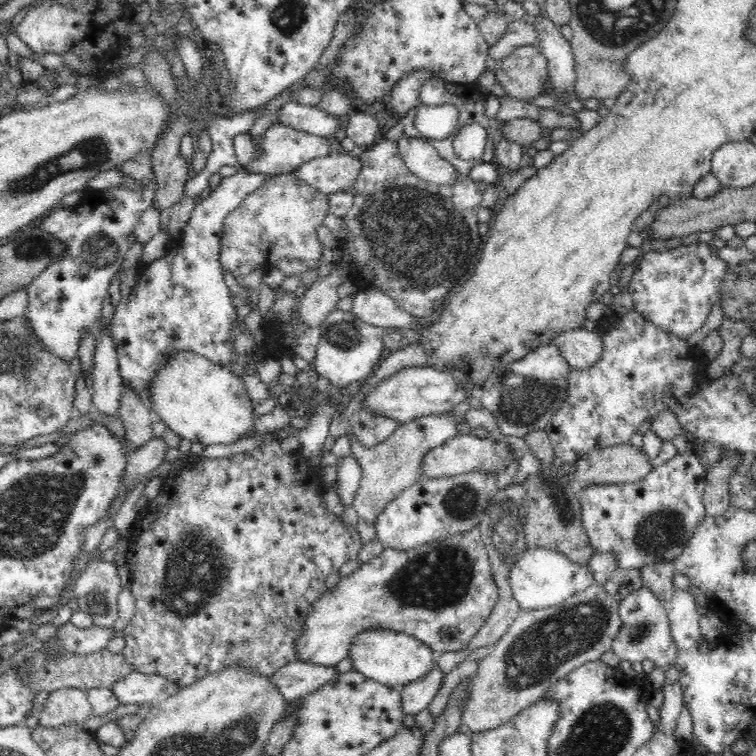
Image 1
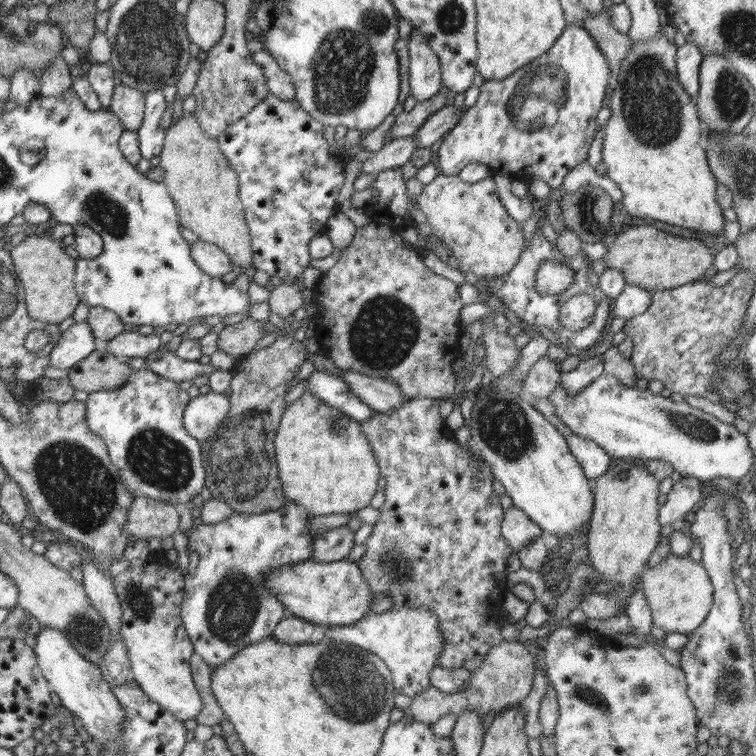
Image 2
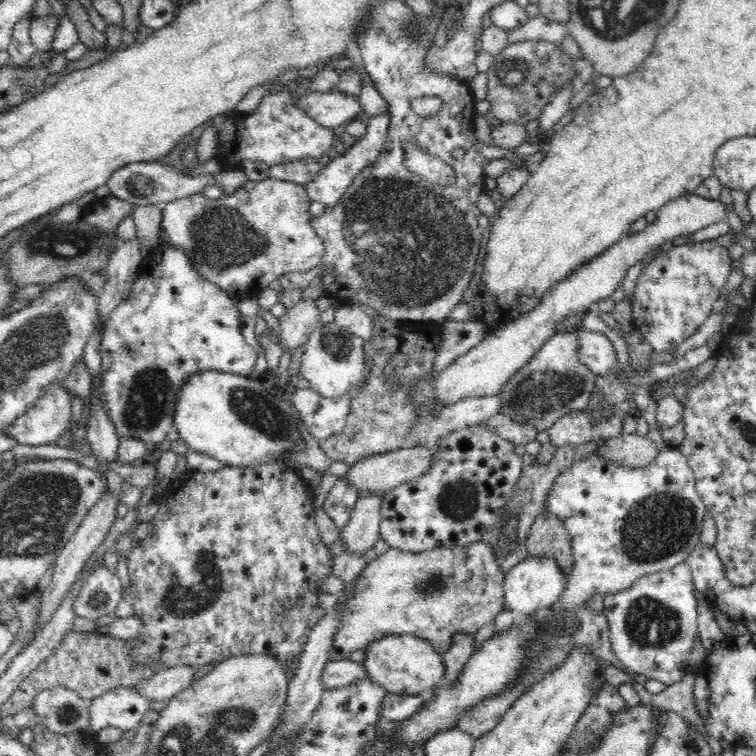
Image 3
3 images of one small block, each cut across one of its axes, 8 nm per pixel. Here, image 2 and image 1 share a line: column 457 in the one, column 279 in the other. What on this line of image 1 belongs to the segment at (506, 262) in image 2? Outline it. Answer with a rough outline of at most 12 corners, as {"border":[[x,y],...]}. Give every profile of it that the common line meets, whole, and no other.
{"border":[[290,174],[228,213],[222,272],[321,257],[328,195]]}

